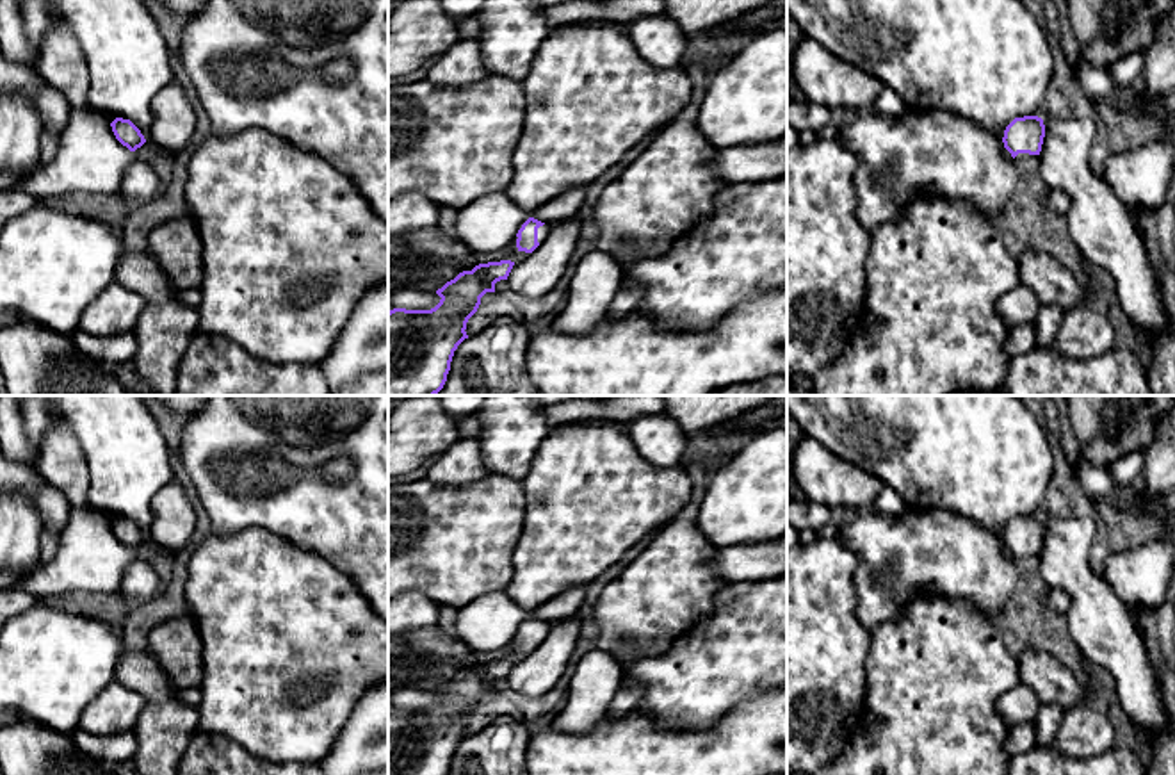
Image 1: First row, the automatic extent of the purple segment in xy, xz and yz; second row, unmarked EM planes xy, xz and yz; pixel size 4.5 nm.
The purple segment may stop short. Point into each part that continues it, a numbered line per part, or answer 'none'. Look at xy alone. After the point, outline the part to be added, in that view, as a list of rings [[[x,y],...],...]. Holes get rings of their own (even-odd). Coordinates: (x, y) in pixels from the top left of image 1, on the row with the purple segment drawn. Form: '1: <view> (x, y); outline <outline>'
none

